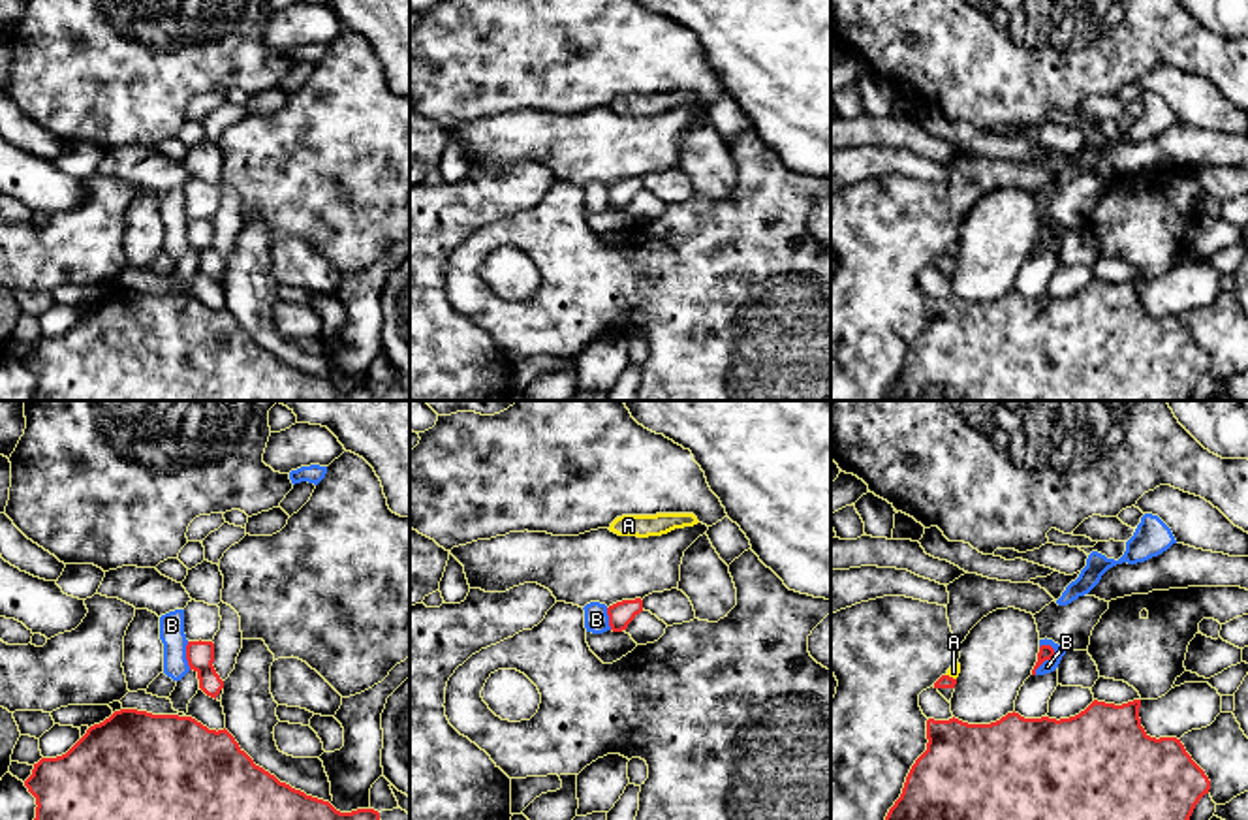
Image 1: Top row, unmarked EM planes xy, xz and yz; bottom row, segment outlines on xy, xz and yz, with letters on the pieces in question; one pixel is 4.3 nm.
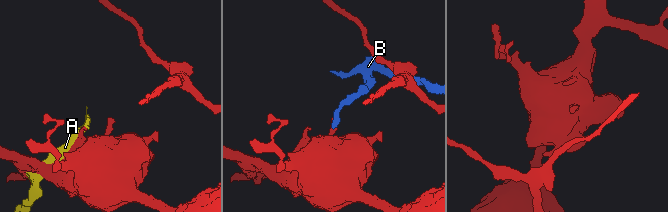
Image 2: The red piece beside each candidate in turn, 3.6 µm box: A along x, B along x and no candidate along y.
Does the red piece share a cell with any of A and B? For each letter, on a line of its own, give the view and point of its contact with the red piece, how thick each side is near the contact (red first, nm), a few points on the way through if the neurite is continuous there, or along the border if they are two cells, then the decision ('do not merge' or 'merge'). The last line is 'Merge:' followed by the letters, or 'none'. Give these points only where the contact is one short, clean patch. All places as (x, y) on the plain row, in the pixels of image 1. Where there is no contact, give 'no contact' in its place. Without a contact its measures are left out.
A: contact yz (951, 256); calibres 60 and 50 nm; do not merge
B: contact yz (1047, 237); calibres 60 and 60 nm; border yz (1049, 222), (1053, 234), (1034, 252); do not merge
Merge: none

